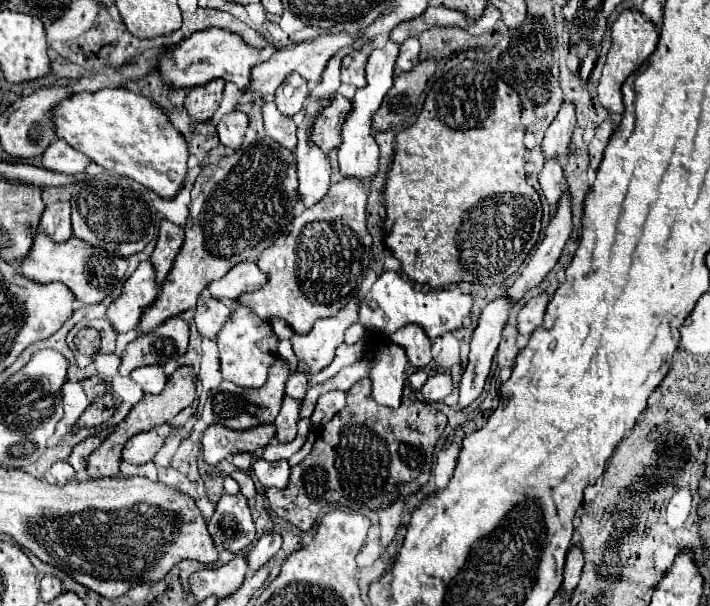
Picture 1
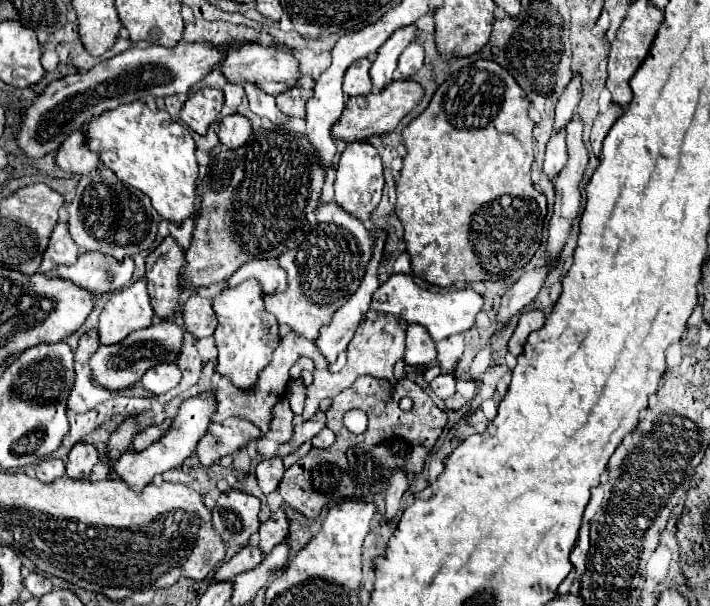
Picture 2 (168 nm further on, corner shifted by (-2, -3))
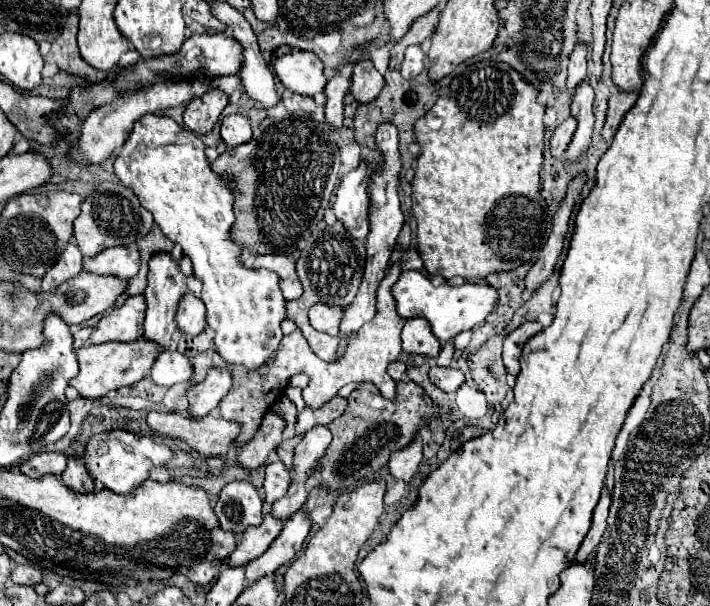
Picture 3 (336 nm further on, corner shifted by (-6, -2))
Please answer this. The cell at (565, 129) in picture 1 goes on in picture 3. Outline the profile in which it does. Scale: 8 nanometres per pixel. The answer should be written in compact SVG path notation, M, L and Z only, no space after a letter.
M576 45L576 49L570 55L568 63L568 81L566 87L570 93L576 91L576 87L588 77L588 47L586 45Z

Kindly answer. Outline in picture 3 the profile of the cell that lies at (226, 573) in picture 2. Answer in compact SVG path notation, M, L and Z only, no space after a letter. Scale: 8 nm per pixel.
M266 515L262 525L248 527L242 533L242 541L238 543L236 551L230 555L228 565L230 567L240 567L240 565L246 565L252 559L260 557L270 547L270 543L278 537L280 531L282 531L282 521L274 519L272 515Z

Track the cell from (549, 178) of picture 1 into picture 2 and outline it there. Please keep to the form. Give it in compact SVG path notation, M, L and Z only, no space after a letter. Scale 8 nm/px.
M558 130L550 136L548 144L546 144L546 160L544 160L544 172L550 178L556 178L556 174L560 172L560 168L564 168L568 160L566 154L566 132Z

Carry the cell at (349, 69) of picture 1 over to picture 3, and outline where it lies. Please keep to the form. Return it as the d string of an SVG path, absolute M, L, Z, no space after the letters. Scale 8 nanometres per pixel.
M362 59L354 65L350 93L358 103L370 103L384 87L384 77L374 69L370 59Z

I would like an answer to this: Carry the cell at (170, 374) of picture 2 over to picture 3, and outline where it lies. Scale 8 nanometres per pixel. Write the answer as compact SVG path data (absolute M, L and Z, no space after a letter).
M164 351L158 355L150 373L152 381L162 387L172 387L180 381L188 381L192 377L192 365L186 355L178 351Z

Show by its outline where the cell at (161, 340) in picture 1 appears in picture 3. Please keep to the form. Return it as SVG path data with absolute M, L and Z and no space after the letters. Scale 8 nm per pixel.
M136 339L132 343L104 343L104 345L84 345L76 351L80 373L70 381L72 387L80 391L82 397L96 399L104 397L110 391L116 391L120 387L130 387L144 379L144 375L152 369L152 363L160 355L160 347L154 343L148 343L148 339Z

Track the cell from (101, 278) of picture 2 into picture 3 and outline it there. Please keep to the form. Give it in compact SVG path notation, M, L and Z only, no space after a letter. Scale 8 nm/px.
M112 247L92 259L84 259L84 271L96 275L116 275L124 281L132 279L140 269L138 247Z

